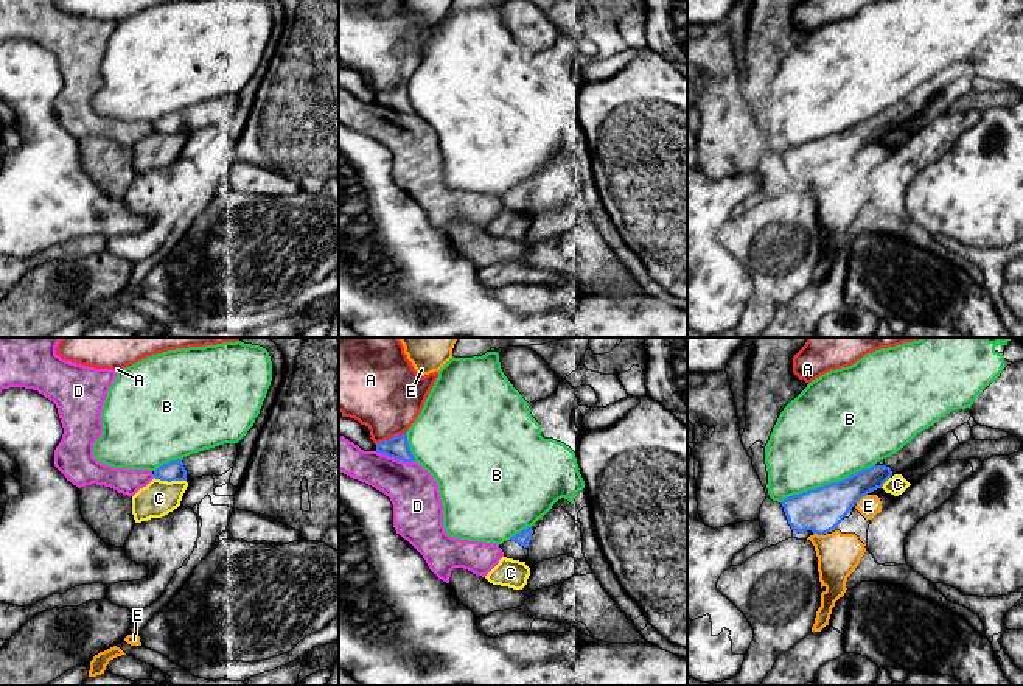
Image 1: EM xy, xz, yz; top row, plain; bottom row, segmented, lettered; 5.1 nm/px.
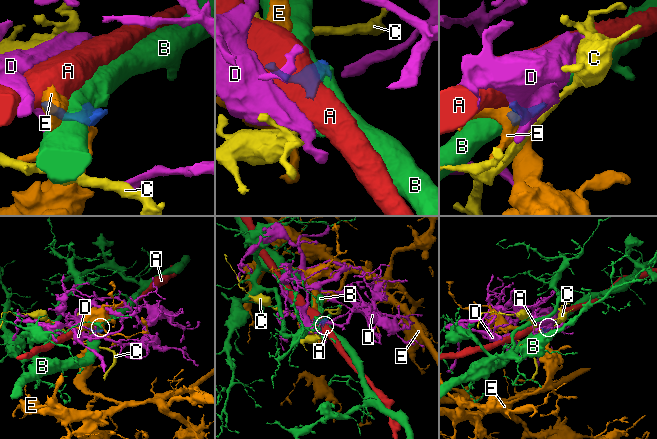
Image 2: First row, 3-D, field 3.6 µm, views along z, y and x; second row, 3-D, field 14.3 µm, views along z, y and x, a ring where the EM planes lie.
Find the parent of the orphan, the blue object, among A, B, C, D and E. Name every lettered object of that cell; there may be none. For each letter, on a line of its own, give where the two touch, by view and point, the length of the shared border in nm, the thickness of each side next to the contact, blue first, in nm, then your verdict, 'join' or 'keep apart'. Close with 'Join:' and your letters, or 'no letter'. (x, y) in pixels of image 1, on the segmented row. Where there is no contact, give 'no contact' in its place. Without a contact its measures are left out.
A: meets blue in xz at (389, 439); contact 170 nm long; 120 nm thick on the blue side, 400 nm on the other; keep apart
B: meets blue in yz at (827, 484); contact 550 nm long; 220 nm thick on the blue side, 480 nm on the other; keep apart
C: meets blue in xy at (170, 481); contact 170 nm long; 110 nm thick on the blue side, 180 nm on the other; keep apart
D: meets blue in xz at (395, 458); contact 220 nm long; 120 nm thick on the blue side, 260 nm on the other; keep apart
E: meets blue in yz at (860, 498); contact 80 nm long; 220 nm thick on the blue side, 110 nm on the other; keep apart
Join: no letter

